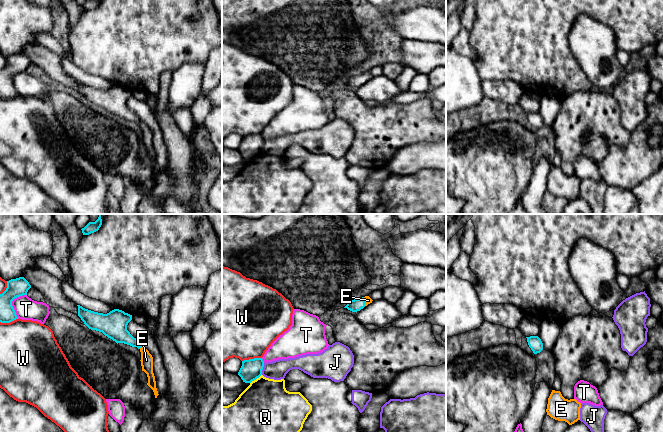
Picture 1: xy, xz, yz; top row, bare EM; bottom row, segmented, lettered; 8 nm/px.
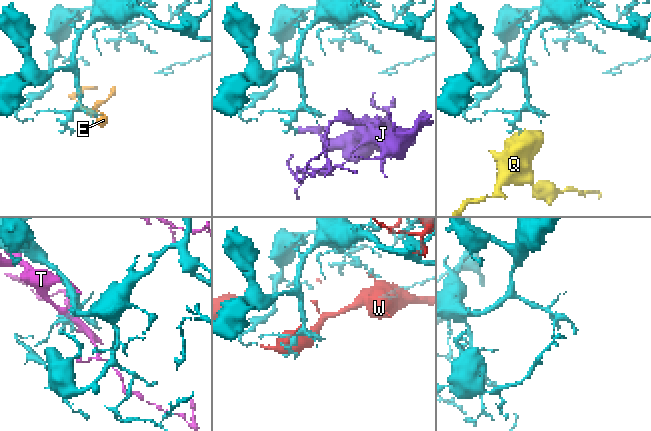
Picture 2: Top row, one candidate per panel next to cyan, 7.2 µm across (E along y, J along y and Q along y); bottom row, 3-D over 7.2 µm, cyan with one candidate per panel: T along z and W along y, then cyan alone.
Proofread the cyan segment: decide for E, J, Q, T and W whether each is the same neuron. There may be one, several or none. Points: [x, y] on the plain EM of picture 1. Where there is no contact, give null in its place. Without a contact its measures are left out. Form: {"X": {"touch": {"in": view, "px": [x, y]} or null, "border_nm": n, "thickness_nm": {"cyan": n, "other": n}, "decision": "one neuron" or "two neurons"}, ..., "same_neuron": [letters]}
{"E": {"touch": {"in": "xy", "px": [140, 123]}, "border_nm": 40, "thickness_nm": {"cyan": 180, "other": 100}, "decision": "two neurons"}, "J": {"touch": {"in": "xz", "px": [262, 145]}, "border_nm": 100, "thickness_nm": {"cyan": 170, "other": 160}, "decision": "two neurons"}, "Q": {"touch": {"in": "xz", "px": [255, 155]}, "border_nm": 120, "thickness_nm": {"cyan": 170, "other": 460}, "decision": "two neurons"}, "T": {"touch": {"in": "xy", "px": [11, 79]}, "border_nm": 220, "thickness_nm": {"cyan": 150, "other": 180}, "decision": "two neurons"}, "W": {"touch": {"in": "xz", "px": [251, 135]}, "border_nm": 160, "thickness_nm": {"cyan": 170, "other": 480}, "decision": "two neurons"}, "same_neuron": []}

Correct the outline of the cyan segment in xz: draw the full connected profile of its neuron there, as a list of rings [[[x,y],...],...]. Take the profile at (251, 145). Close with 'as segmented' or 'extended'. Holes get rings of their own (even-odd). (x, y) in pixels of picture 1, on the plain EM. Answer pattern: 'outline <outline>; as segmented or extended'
outline [[[254,134],[242,137],[242,142],[238,148],[243,158],[251,159],[262,151],[264,137],[262,134]]]; as segmented

